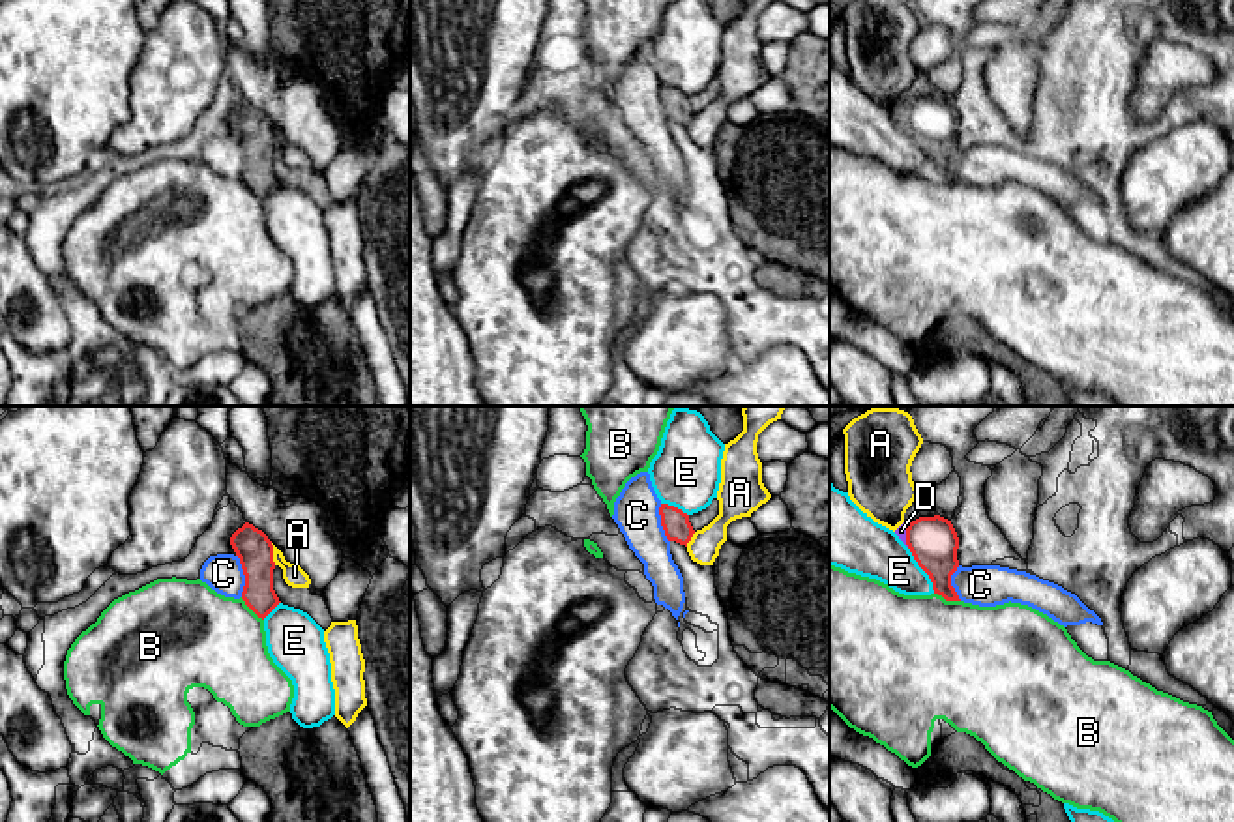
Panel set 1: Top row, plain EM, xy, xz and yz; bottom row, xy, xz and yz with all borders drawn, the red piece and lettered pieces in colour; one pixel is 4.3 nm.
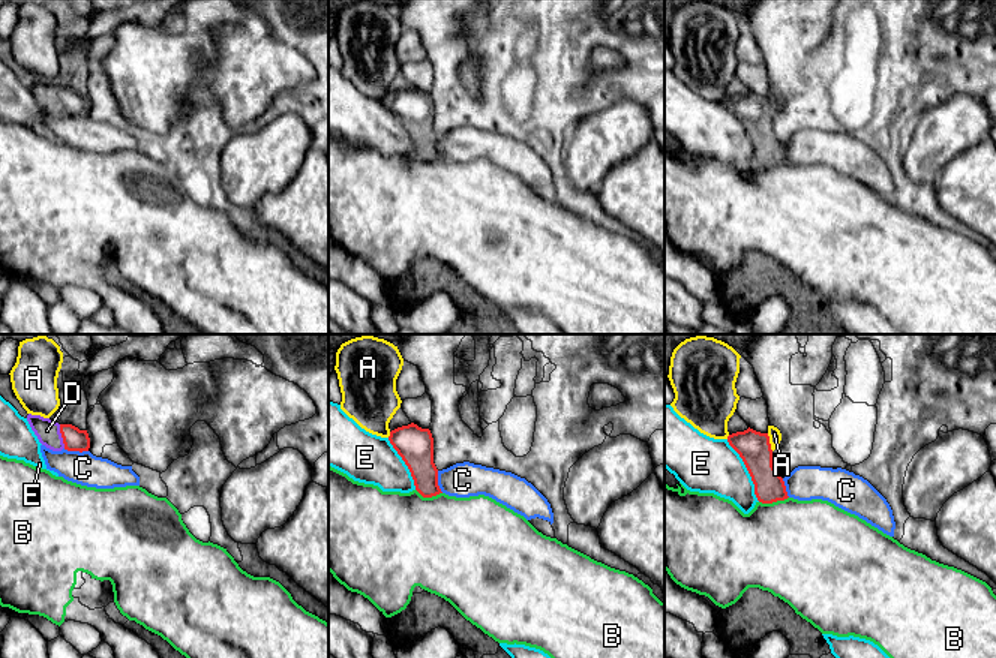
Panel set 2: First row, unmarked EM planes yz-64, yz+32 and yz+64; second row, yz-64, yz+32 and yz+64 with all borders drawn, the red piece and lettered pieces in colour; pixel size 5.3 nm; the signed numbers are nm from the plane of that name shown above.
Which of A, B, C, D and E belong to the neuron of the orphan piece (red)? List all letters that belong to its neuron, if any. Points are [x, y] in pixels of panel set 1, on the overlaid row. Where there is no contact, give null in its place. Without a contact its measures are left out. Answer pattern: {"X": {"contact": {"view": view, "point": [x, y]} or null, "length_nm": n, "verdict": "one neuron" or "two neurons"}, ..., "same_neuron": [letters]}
{"A": {"contact": {"view": "xy", "point": [272, 555]}, "length_nm": 100, "verdict": "two neurons"}, "B": {"contact": {"view": "yz", "point": [948, 600]}, "length_nm": 120, "verdict": "two neurons"}, "C": {"contact": {"view": "xy", "point": [244, 573]}, "length_nm": 190, "verdict": "two neurons"}, "D": {"contact": {"view": "yz", "point": [907, 536]}, "length_nm": 100, "verdict": "one neuron"}, "E": {"contact": {"view": "yz", "point": [922, 568]}, "length_nm": 240, "verdict": "two neurons"}, "same_neuron": ["D"]}

